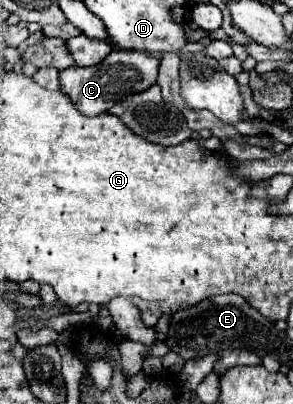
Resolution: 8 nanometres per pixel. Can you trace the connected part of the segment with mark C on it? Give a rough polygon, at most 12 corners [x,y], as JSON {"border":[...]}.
{"border":[[114,49],[92,67],[60,71],[82,115],[156,85],[160,57]]}

